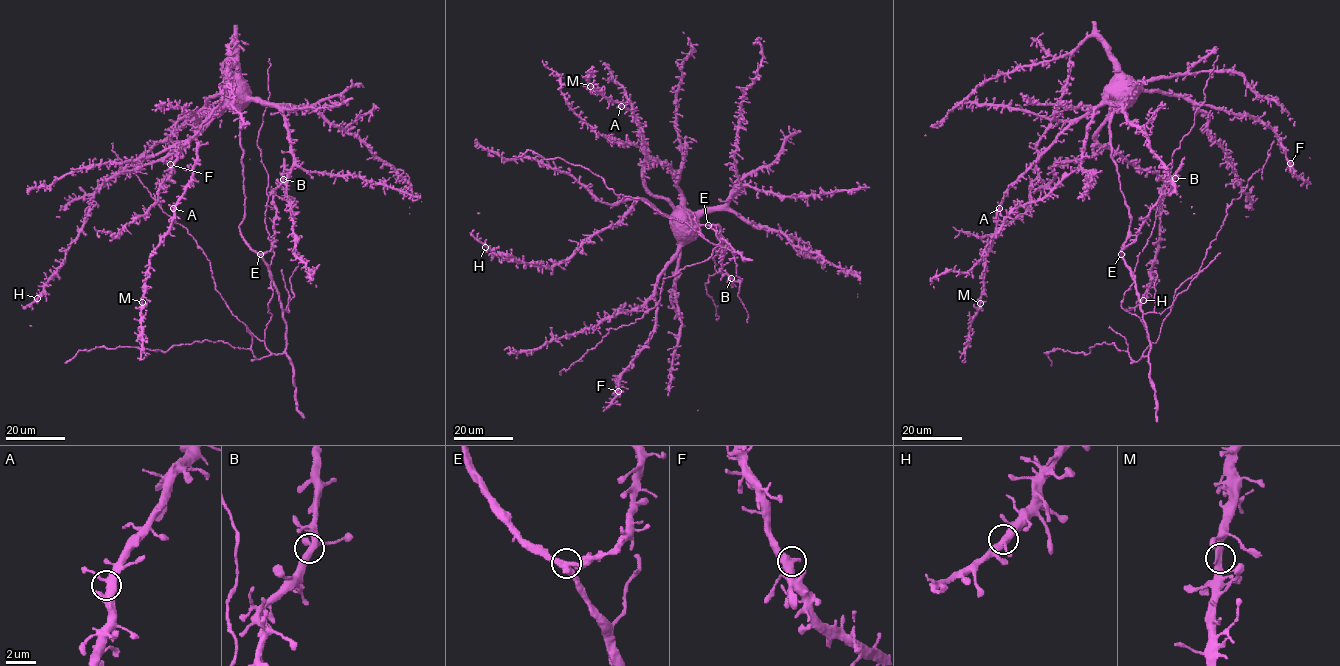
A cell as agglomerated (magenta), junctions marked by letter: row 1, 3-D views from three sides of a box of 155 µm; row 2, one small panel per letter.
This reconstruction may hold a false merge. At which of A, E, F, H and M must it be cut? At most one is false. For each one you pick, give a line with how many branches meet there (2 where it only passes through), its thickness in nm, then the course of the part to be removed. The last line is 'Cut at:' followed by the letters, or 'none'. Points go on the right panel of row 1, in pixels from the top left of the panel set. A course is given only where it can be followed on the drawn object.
E: 4 | 360 nm | (1121, 254), (1136, 239), (1149, 209), (1171, 187), (1184, 157)
Cut at: E

